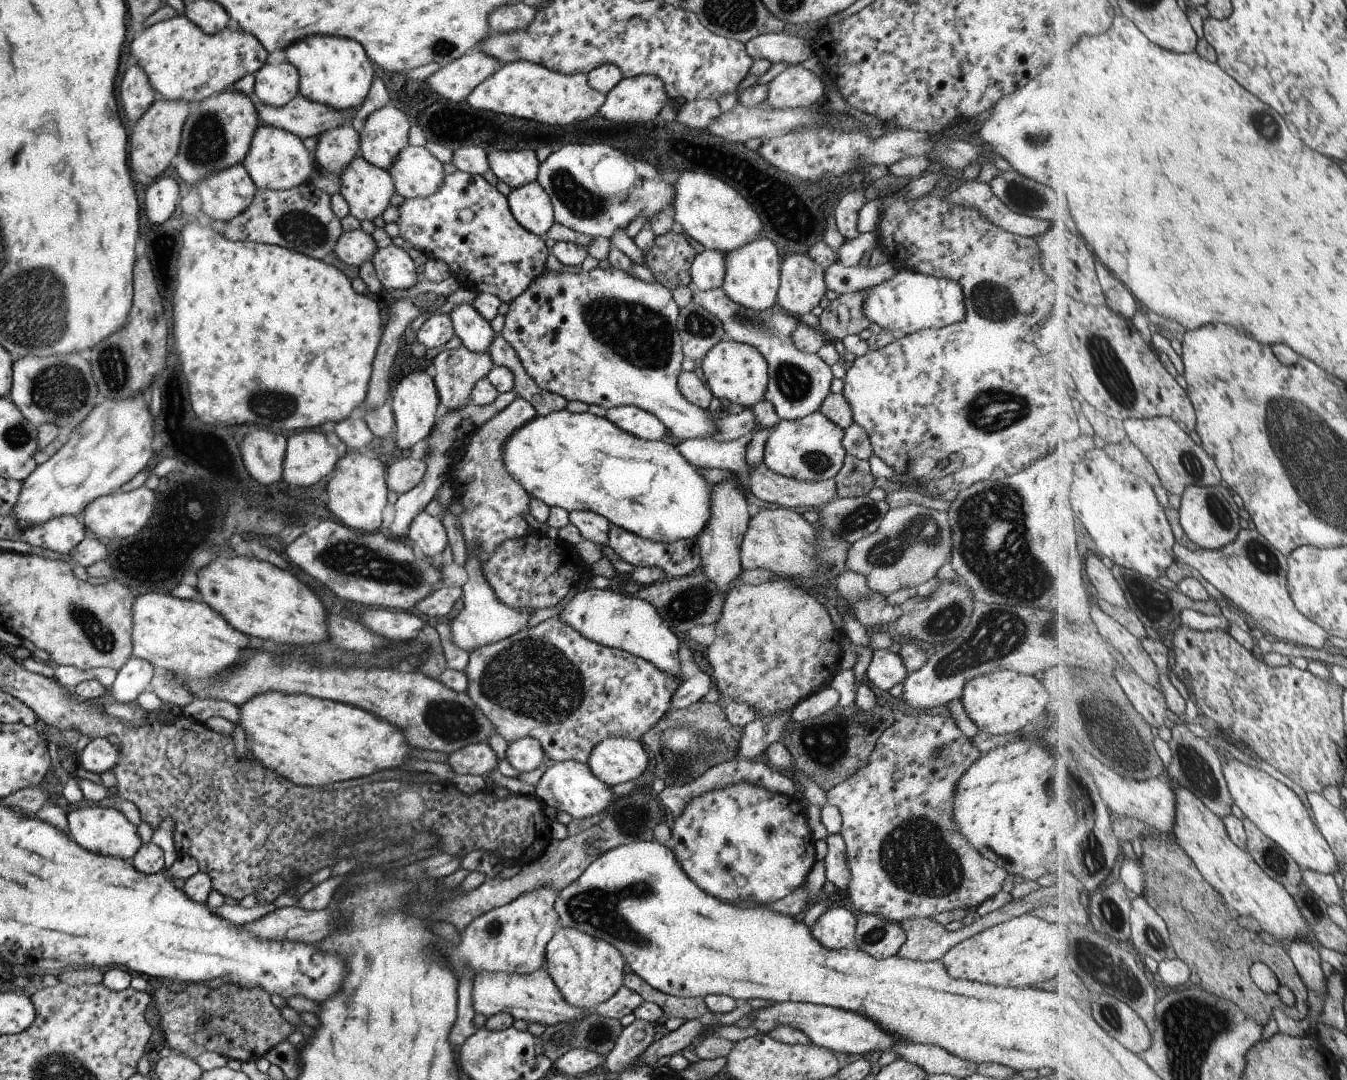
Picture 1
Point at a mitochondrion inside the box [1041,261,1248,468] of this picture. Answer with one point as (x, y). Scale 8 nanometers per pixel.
(1098, 350)

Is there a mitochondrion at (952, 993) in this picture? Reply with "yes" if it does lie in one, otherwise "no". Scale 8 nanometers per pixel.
no

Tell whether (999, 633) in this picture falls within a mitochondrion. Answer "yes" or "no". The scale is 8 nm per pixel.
yes

